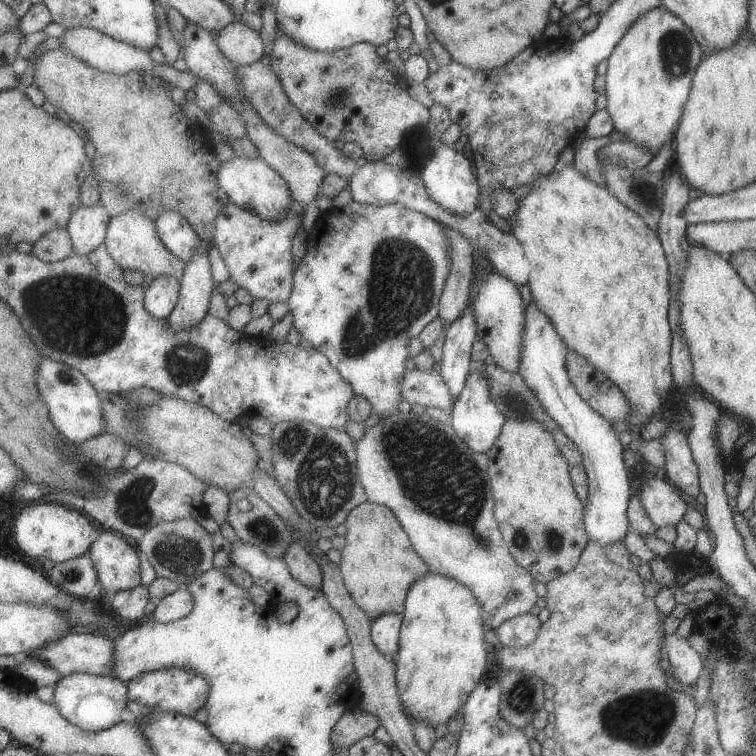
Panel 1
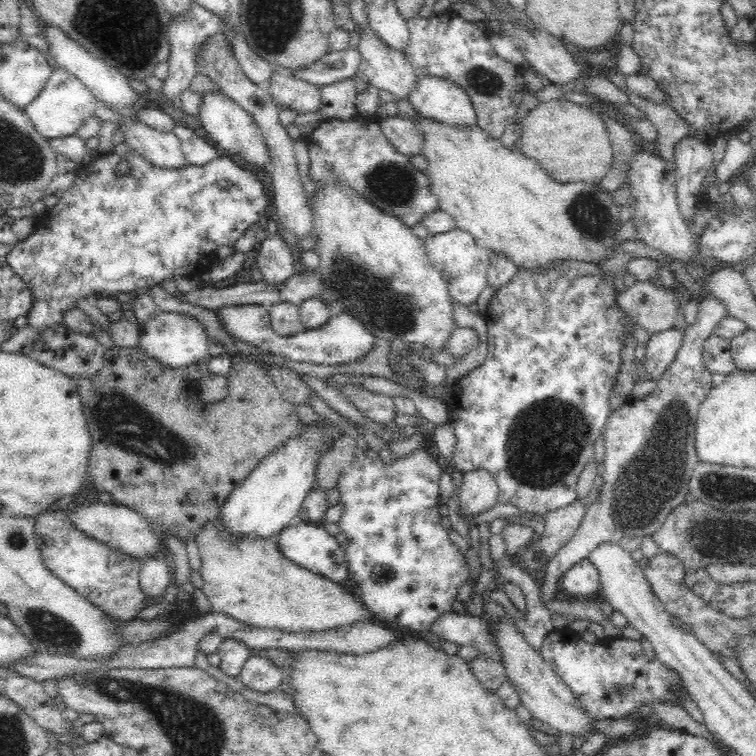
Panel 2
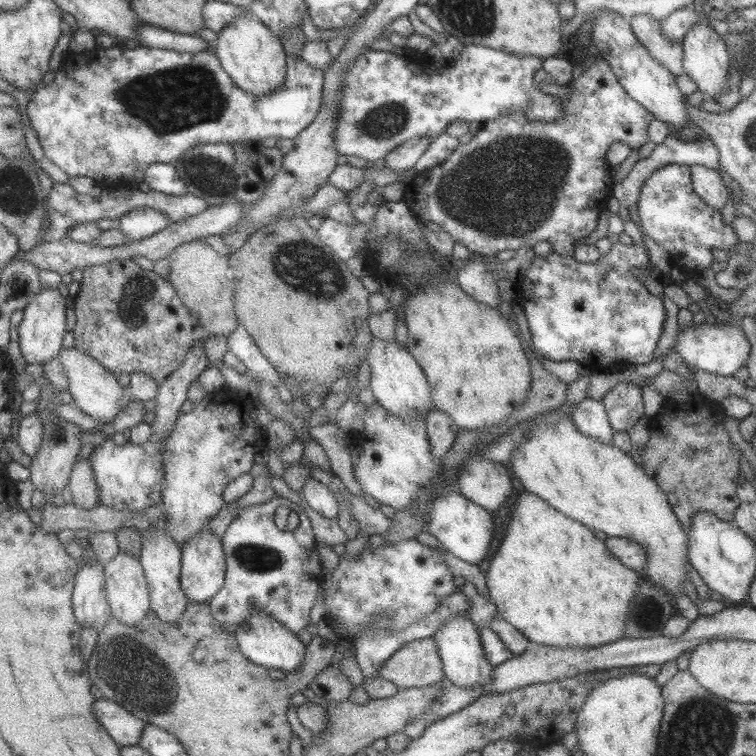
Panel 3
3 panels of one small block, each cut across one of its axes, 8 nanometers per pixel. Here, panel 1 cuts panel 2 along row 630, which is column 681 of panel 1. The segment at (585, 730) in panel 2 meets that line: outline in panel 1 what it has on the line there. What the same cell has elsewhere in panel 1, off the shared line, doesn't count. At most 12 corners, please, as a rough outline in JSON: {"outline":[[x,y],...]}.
{"outline":[[663,474],[643,480],[649,520],[677,526],[687,498]]}

